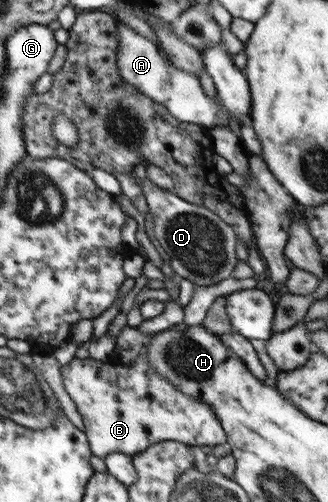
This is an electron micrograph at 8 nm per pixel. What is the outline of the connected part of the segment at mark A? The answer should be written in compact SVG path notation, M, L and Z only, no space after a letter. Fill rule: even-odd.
M117 21L119 48L117 49L117 65L121 77L130 86L136 87L147 97L164 105L171 116L182 123L203 125L212 128L219 124L218 105L216 99L210 99L204 93L200 79L194 74L176 68L159 53L157 46L145 36Z

